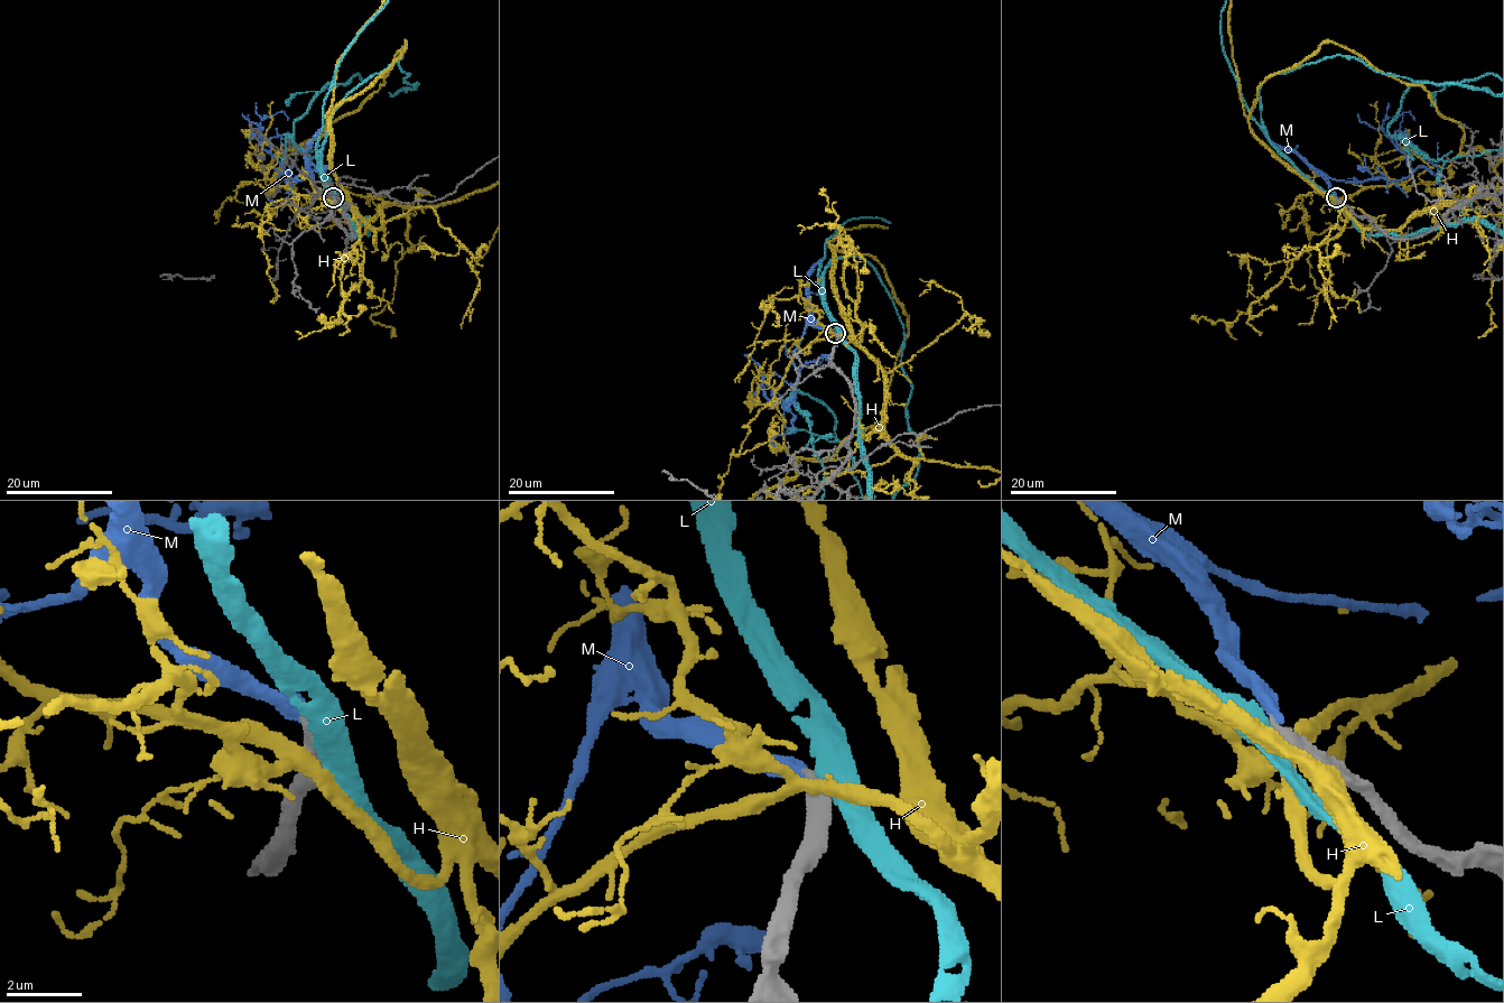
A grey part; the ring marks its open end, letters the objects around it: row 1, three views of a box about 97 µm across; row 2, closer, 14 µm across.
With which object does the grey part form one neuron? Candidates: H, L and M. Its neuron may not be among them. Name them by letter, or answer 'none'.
M

